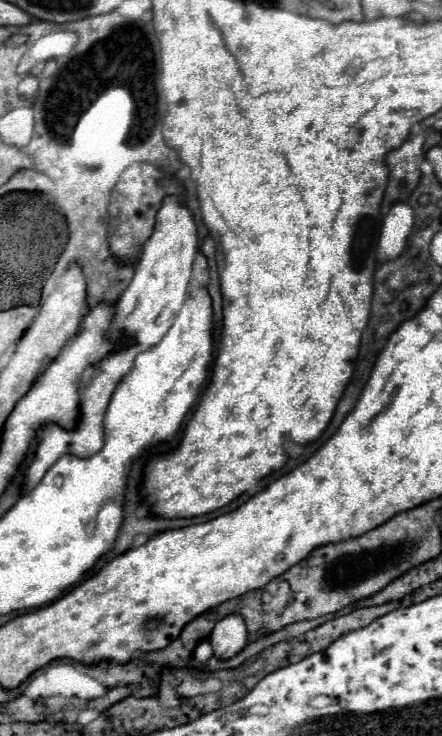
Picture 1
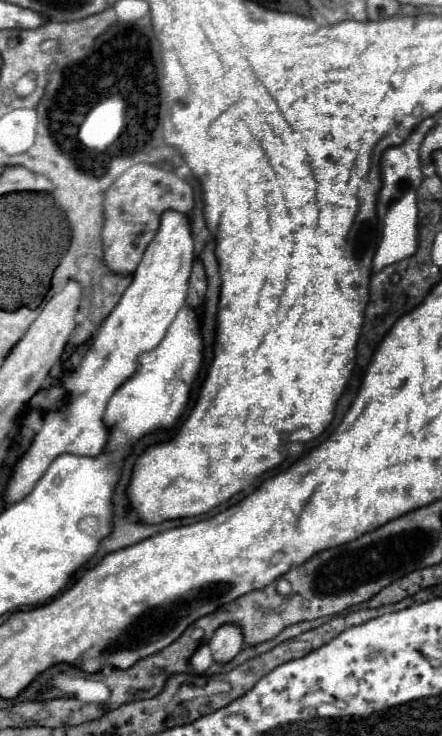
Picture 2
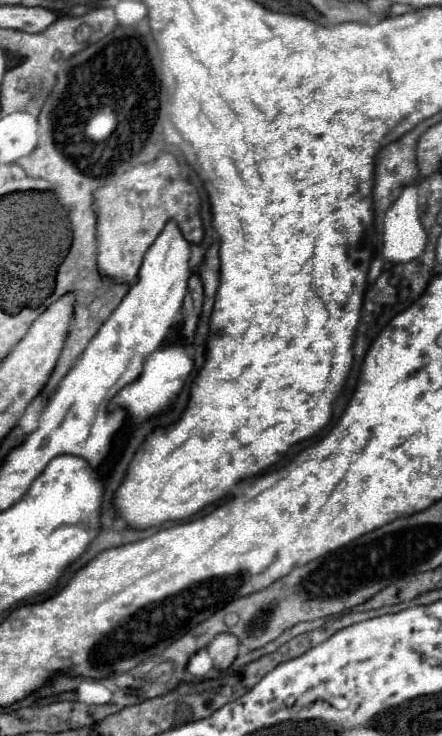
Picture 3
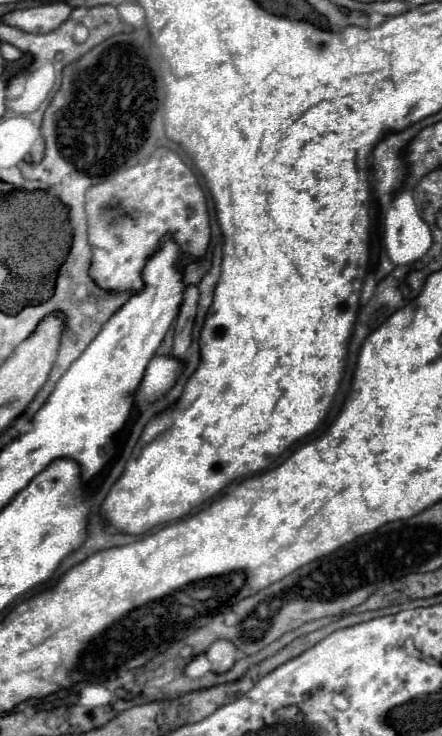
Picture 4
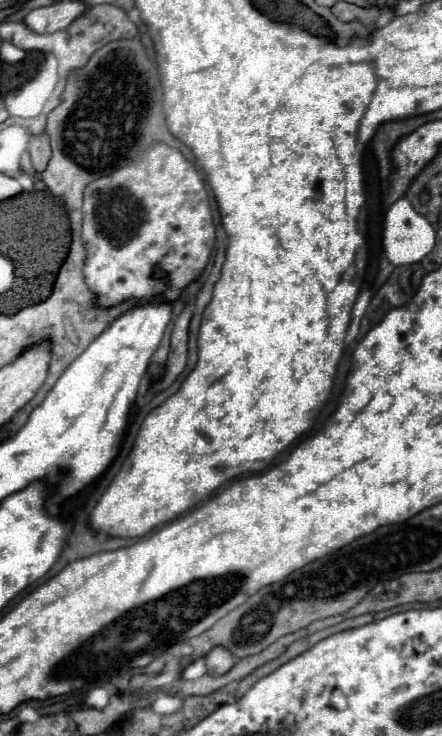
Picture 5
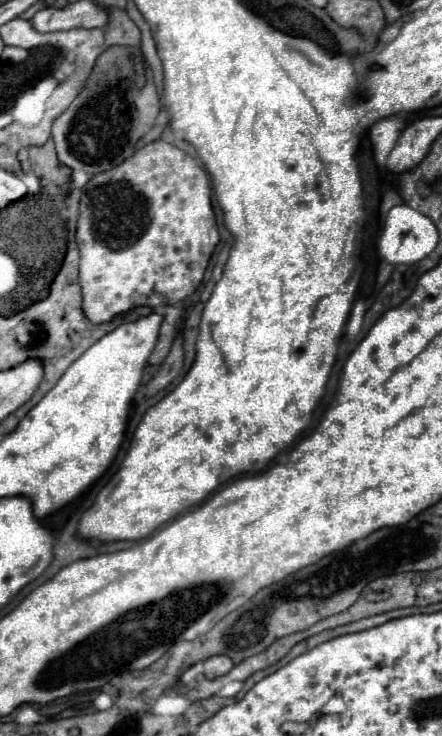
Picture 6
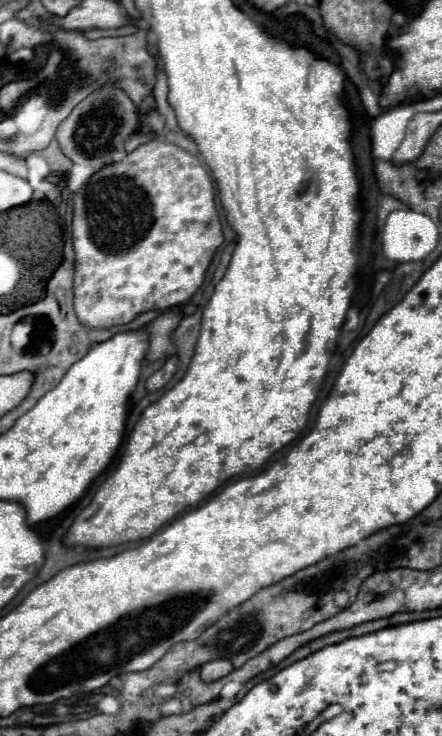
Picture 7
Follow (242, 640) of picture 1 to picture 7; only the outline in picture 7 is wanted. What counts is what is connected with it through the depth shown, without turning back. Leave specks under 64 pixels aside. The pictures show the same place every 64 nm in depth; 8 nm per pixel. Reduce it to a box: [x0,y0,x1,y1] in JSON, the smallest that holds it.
[200,660,234,682]

